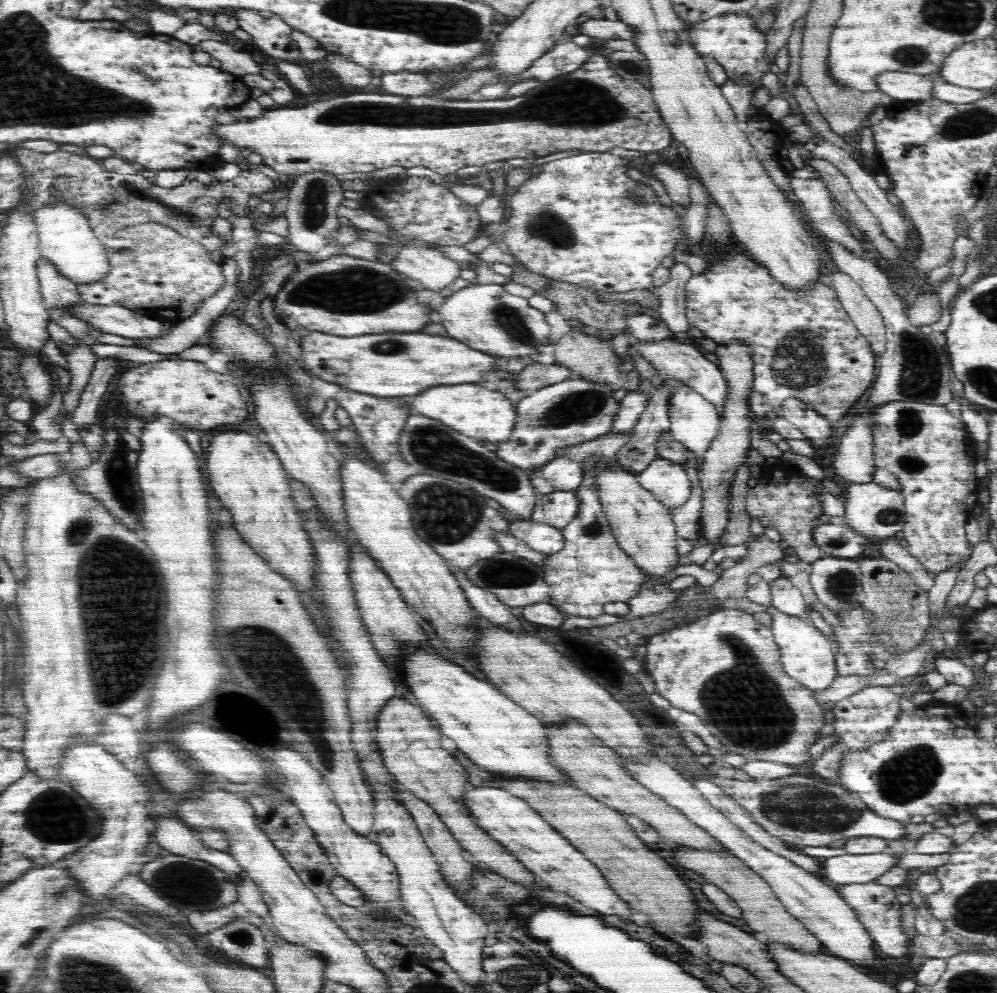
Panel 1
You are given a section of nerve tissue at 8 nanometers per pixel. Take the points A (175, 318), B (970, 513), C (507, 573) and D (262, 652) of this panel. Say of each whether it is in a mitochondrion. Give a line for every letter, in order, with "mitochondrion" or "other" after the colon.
A: other
B: other
C: mitochondrion
D: mitochondrion

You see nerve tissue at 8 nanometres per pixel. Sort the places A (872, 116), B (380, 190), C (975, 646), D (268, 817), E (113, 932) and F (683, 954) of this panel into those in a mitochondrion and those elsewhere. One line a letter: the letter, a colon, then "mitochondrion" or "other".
A: other
B: other
C: other
D: other
E: other
F: other

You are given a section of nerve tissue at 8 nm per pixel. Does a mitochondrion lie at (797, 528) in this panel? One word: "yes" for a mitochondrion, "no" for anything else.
no

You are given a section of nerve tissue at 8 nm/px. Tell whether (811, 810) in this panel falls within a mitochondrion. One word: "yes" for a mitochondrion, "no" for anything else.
yes

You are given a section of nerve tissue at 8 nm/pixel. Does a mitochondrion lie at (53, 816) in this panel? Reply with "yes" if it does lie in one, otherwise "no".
yes

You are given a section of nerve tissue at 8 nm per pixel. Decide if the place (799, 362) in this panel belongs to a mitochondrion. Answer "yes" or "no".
yes

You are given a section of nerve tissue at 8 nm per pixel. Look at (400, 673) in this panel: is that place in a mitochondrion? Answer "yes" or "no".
no

